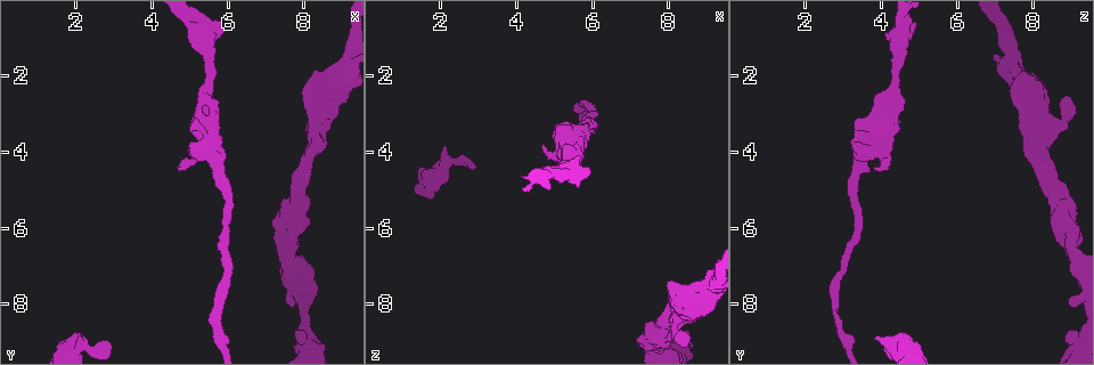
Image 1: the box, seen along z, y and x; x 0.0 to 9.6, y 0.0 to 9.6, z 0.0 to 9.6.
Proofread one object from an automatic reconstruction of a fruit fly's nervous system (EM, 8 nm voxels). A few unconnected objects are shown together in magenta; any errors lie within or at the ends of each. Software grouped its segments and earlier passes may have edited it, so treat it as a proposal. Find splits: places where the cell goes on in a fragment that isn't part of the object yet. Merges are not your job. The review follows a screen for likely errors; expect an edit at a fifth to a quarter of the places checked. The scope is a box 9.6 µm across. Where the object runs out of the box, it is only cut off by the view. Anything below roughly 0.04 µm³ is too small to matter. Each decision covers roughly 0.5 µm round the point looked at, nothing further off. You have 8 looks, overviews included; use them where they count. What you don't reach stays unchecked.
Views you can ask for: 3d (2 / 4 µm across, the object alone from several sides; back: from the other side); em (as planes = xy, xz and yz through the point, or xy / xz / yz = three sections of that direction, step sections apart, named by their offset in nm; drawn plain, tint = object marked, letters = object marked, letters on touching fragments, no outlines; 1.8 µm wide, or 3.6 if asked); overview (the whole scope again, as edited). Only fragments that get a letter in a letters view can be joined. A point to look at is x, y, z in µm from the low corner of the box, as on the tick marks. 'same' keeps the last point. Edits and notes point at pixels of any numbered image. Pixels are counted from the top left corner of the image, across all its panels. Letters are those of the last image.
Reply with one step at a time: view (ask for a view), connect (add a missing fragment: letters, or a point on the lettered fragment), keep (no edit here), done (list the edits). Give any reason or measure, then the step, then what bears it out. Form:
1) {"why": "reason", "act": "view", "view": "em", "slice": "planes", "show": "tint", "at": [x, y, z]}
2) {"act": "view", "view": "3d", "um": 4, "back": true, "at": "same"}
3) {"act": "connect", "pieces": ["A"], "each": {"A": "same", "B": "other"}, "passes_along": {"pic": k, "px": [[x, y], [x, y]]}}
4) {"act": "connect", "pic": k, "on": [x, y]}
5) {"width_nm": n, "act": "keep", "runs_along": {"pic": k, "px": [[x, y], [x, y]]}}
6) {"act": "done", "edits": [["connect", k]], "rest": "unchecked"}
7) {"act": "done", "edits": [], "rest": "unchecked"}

{"why": "calibre changes", "act": "view", "view": "3d", "um": 4, "at": [9.20, 1.70, 7.40]}

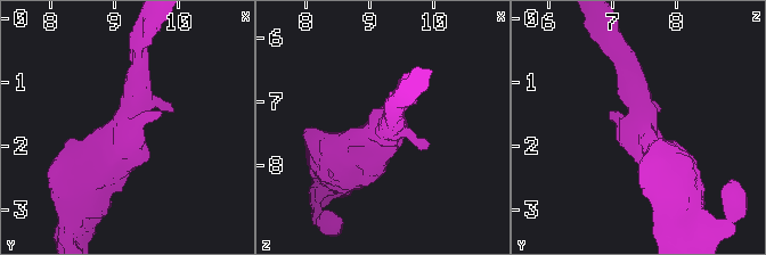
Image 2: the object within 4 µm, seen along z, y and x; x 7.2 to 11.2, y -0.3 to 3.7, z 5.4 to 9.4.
{"why": "need the tissue", "act": "view", "view": "em", "um": 3.6, "slice": "yz", "step": 4, "show": "tint", "at": [9.10, 1.75, 7.45]}

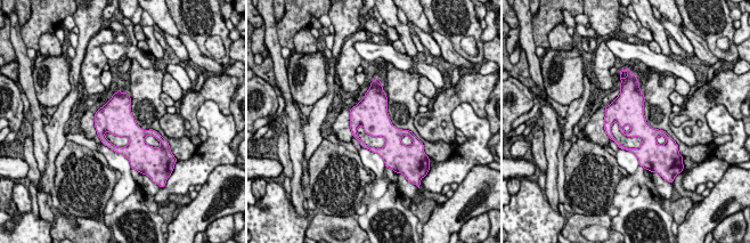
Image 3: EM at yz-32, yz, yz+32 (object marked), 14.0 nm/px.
{"why": "cut it another way", "act": "view", "view": "em", "um": 3.6, "slice": "planes", "show": "letters", "at": "same"}

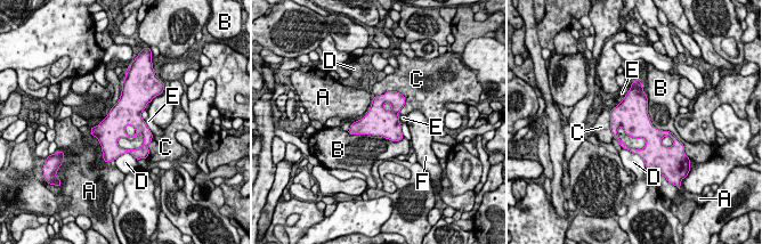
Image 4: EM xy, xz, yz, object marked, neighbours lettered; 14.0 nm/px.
{"act": "keep", "each": {"A": "other", "B": "other", "C": "other", "D": "other", "E": "other", "F": "other"}, "border": {"pic": 4, "px": [[641, 87], [650, 122], [672, 132]]}, "found": "no lettered fragment goes on from it"}

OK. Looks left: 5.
{"why": "branch stops here", "act": "view", "view": "3d", "um": 2, "at": [8.55, 2.65, 8.85]}

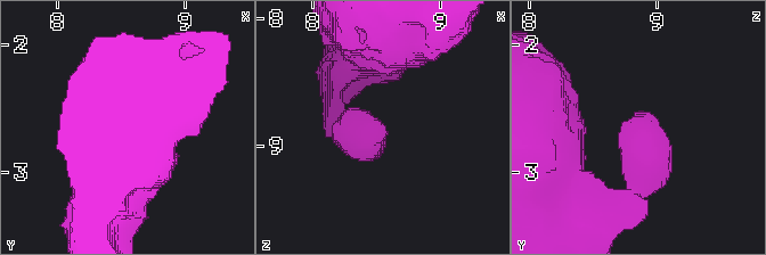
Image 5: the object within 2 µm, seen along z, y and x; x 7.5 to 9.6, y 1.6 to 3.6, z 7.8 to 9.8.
{"act": "view", "view": "em", "slice": "planes", "show": "plain", "at": [8.56, 2.62, 8.84]}

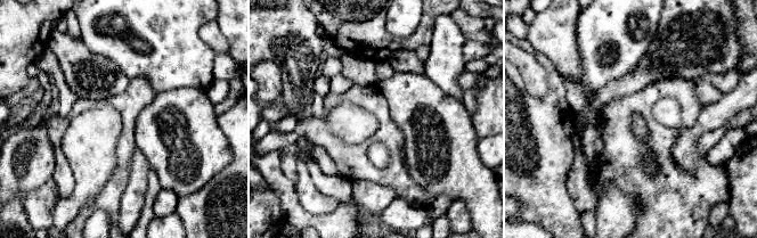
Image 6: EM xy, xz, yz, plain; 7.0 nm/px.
{"why": "what lies round it", "act": "view", "view": "em", "slice": "planes", "show": "letters", "at": "same"}

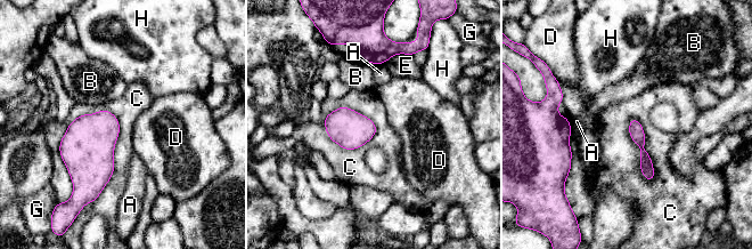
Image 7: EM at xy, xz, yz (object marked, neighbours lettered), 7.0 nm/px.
{"act": "keep", "each": {"A": "other", "B": "other", "C": "other", "D": "other", "E": "other", "G": "other", "H": "other"}, "border": {"pic": 7, "px": [[106, 109], [119, 137], [96, 200]]}, "found": "none of them fits"}

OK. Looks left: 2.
{"why": "calibre changes", "act": "view", "view": "3d", "um": 4, "at": [2.15, 9.10, 4.35]}

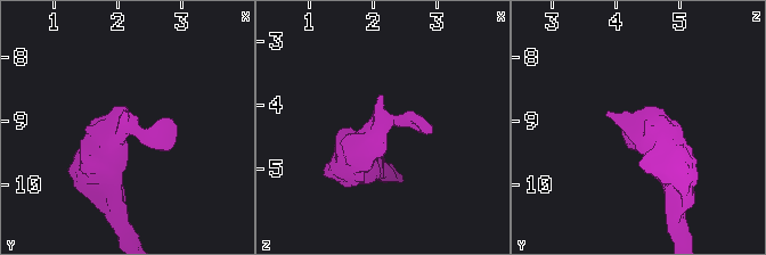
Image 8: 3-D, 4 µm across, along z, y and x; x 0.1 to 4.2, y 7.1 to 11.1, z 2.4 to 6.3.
{"why": "need the tissue", "act": "view", "view": "em", "slice": "planes", "show": "letters", "at": [2.10, 9.10, 4.25]}

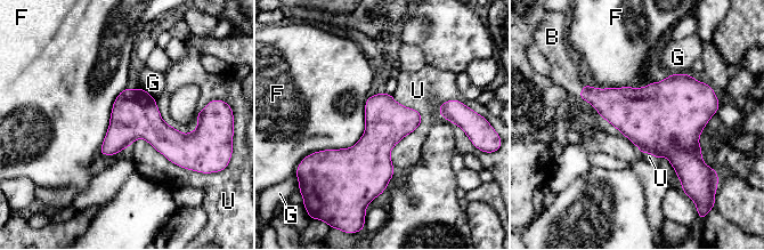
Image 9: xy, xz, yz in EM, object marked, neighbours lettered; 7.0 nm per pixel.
{"act": "connect", "pieces": ["B"], "each": {"B": "same", "F": "other", "G": "other", "U": "other"}, "passes_along": {"pic": 9, "px": [[612, 104], [582, 89], [565, 69]]}, "found": "it goes on there"}

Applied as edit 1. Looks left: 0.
{"act": "done", "edits": [["connect", 9]], "rest": "unchecked"}

